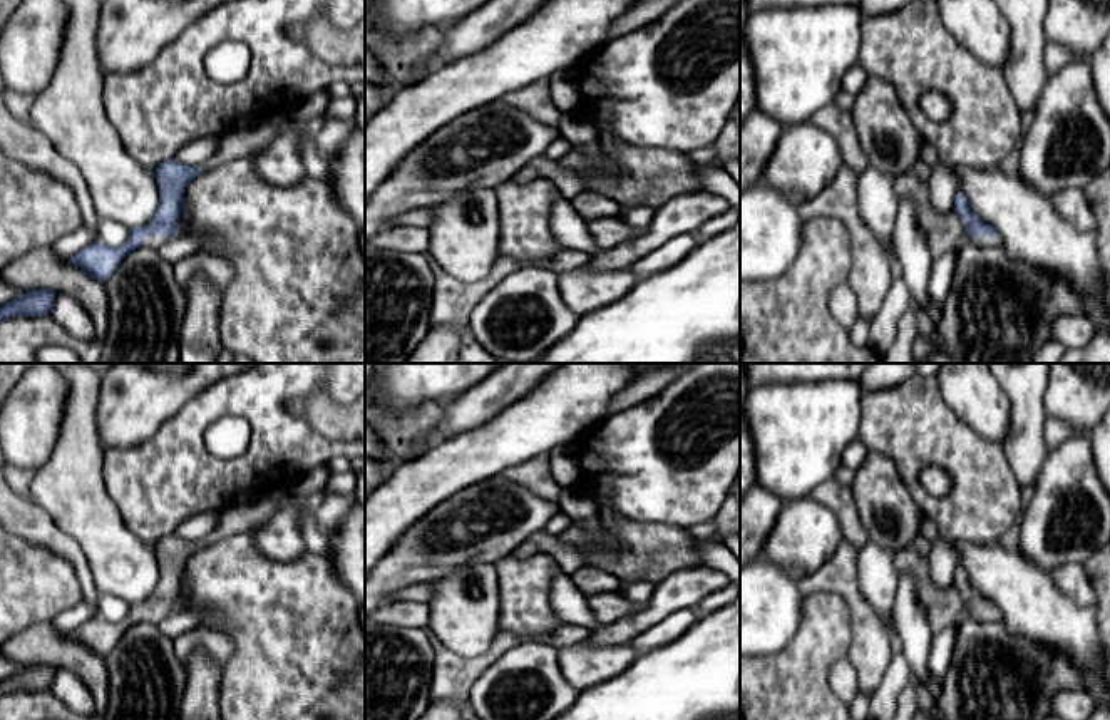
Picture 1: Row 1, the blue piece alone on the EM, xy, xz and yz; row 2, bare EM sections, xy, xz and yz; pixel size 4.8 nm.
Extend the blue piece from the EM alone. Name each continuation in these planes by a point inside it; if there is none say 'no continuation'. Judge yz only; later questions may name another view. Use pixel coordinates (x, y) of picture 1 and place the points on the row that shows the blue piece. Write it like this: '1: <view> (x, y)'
1: yz (980, 241)

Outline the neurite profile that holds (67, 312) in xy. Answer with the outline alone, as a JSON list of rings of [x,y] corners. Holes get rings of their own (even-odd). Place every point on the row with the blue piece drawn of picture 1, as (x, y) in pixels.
[[[65,293],[55,295],[55,301],[49,315],[77,338],[97,338],[95,323],[89,313],[75,298]]]

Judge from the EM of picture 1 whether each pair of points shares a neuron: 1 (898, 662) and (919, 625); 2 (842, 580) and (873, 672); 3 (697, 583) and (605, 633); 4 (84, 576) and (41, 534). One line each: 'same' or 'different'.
1: different
2: same
3: same
4: same

